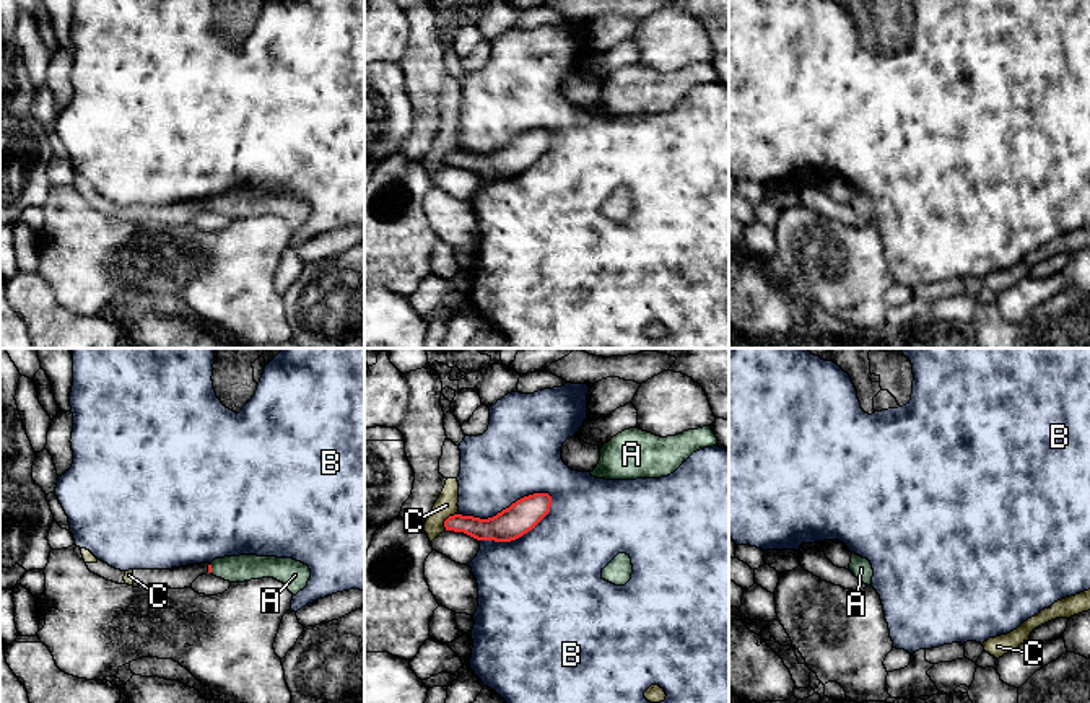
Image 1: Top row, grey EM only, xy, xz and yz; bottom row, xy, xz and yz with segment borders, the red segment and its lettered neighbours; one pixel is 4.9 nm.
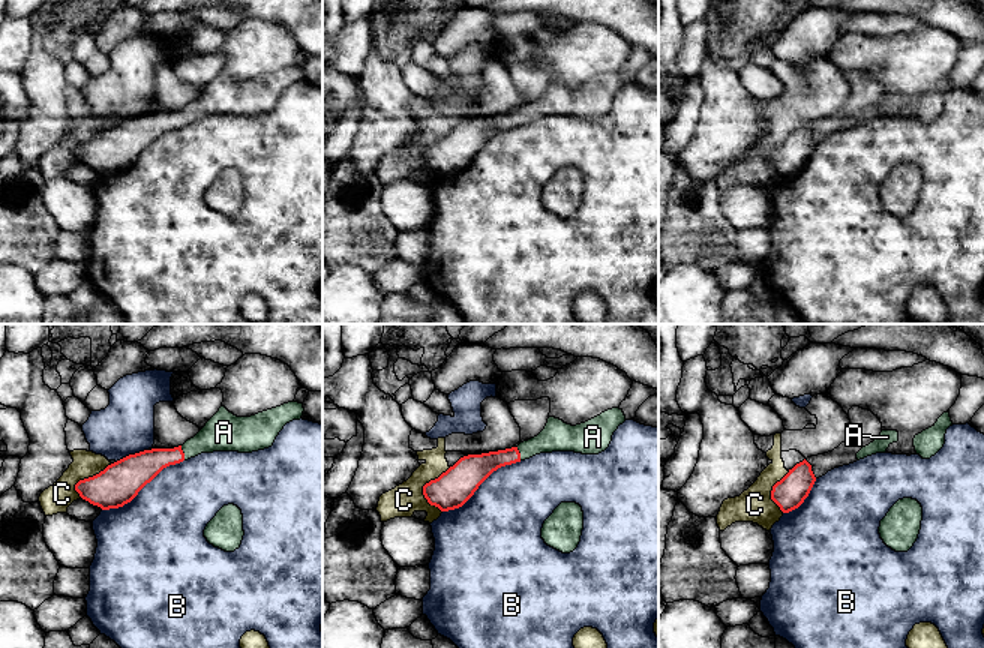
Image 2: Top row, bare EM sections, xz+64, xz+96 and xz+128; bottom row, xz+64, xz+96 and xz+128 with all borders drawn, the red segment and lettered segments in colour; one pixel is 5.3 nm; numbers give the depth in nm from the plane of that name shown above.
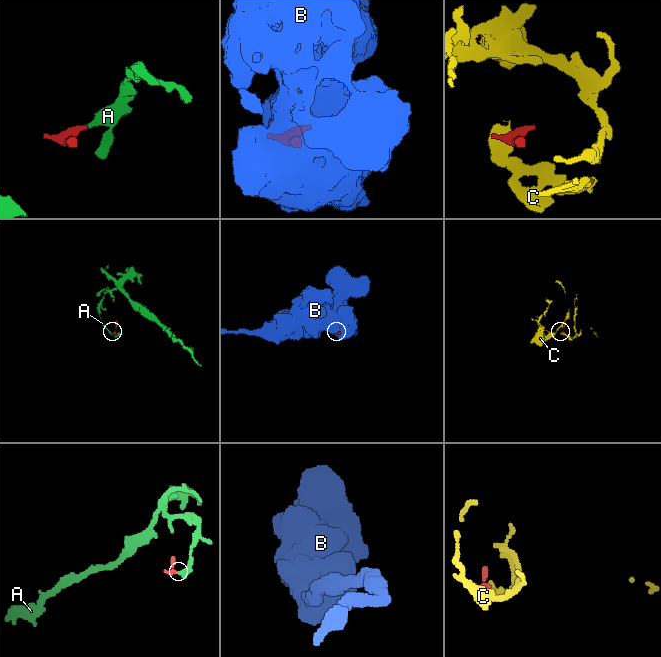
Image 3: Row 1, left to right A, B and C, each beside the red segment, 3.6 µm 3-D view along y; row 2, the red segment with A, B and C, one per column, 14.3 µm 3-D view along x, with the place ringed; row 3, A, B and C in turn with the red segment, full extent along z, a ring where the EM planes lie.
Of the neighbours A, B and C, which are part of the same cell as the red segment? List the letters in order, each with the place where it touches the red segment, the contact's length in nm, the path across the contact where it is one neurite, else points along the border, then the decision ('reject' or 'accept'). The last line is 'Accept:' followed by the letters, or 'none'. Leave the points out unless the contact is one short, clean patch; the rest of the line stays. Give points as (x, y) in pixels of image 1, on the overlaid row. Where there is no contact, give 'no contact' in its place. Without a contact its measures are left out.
A: contact xy (210, 568); length 50 nm; way xy (209, 565), (210, 568), (241, 568); accept
B: contact xz (506, 508); length 480 nm; reject
C: contact xz (446, 519); length 110 nm; border xz (457, 513), (444, 521), (444, 529); reject
Accept: A

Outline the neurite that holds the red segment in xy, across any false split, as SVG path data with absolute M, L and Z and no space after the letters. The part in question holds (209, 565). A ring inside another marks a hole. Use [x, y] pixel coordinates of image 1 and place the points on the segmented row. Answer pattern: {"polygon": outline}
{"polygon": "M239 555L215 558L208 565L208 573L229 583L273 578L296 596L307 586L311 570L293 558Z"}

